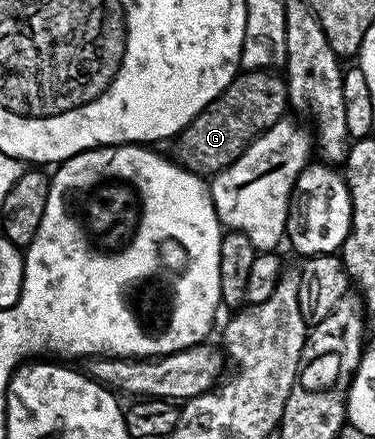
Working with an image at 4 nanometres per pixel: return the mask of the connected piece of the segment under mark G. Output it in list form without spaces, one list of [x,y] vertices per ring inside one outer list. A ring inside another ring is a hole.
[[[249,70],[237,74],[236,79],[186,129],[176,135],[170,151],[176,165],[183,166],[191,174],[211,176],[234,164],[234,160],[238,160],[238,156],[246,152],[250,143],[260,134],[265,134],[275,122],[281,121],[285,117],[284,109],[286,111],[289,109],[288,83],[278,75],[279,73],[271,70]]]

